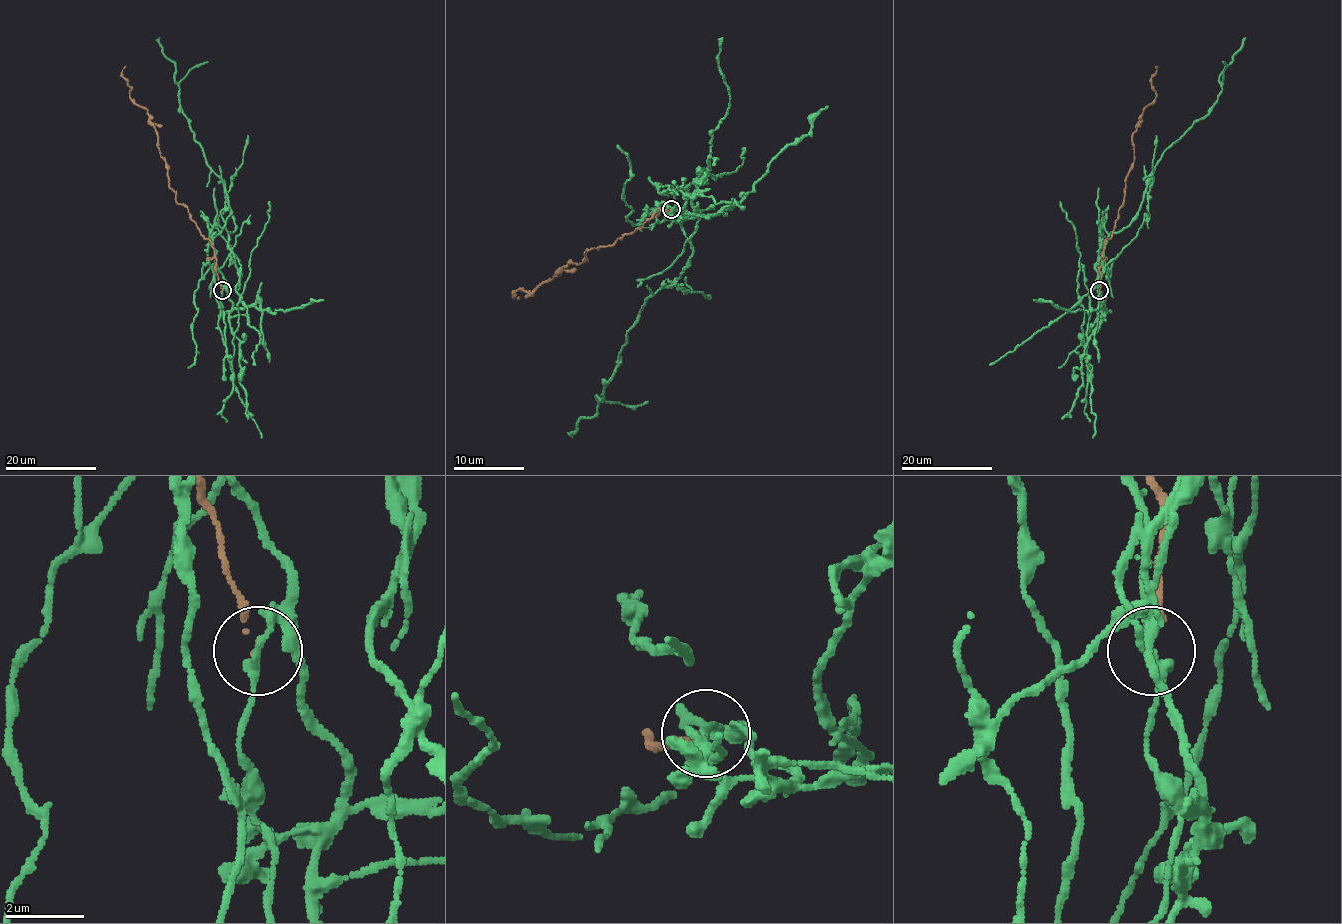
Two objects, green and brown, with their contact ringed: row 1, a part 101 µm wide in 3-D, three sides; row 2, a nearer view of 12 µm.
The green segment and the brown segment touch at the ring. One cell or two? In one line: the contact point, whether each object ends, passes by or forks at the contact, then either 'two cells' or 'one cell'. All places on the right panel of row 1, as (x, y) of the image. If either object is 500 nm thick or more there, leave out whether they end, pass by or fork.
at (1099, 290); green passes by; brown ends there; two cells

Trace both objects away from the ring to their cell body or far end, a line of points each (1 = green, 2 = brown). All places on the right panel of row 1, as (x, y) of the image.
1: (1099, 291), (1103, 227), (1117, 233), (1132, 220), (1161, 154), (1208, 113), (1221, 89), (1219, 75), (1245, 37)
2: (1099, 291), (1103, 242), (1112, 234), (1124, 202), (1134, 154), (1132, 134), (1156, 97), (1151, 78), (1157, 66)

